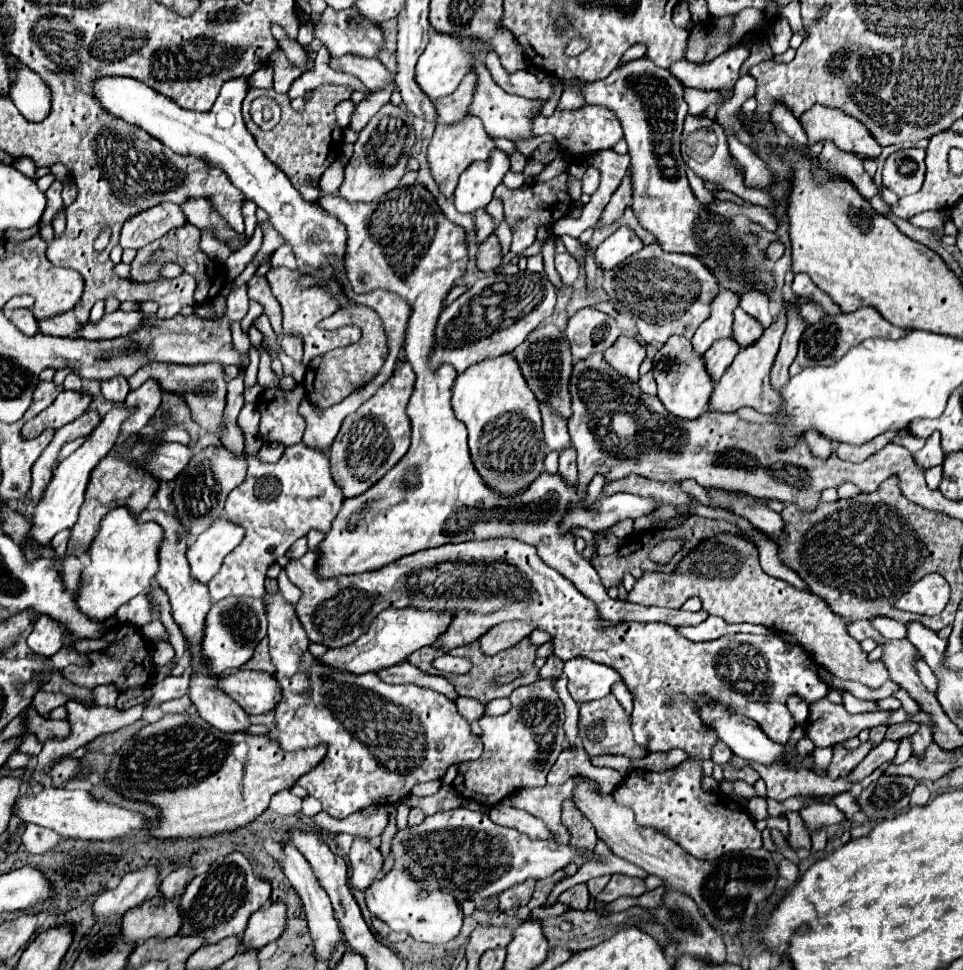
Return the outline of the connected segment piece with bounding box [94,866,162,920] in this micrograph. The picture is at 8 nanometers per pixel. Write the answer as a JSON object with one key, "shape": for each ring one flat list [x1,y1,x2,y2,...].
{"shape":[[146,866,136,872,128,872,114,890,102,892,94,902,96,920,108,920,124,916,126,910,146,902,158,894,160,870,156,866]]}

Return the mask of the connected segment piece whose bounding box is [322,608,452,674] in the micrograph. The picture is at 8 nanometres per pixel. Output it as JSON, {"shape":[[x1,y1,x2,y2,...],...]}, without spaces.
{"shape":[[406,608,406,610,382,610,368,626,366,634,360,636,356,642,352,642,348,648,334,648,328,650,322,656,324,666,336,666,340,670,346,670,350,674,366,674,380,670,388,666,396,666,408,656,424,646,432,646,452,624,452,612,442,610,418,610,418,608]]}

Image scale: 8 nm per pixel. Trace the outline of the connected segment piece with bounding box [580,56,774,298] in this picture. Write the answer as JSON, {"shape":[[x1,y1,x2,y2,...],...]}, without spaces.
{"shape":[[644,56,620,64,600,82,580,84,584,86,588,104,606,106,620,118,624,140,628,142,628,154,632,158,632,210,640,224,656,236,662,250,700,258,700,262,704,262,704,266,716,276,718,286,734,292,738,298,750,288,768,296,774,290,774,278,764,266,766,254,760,248,758,238,748,230,750,218,744,214,730,214,728,218,708,212,708,208,696,200,686,180,686,164,680,156,680,134,686,118,686,102,682,98,684,86,668,70,658,68,650,60,644,62]]}

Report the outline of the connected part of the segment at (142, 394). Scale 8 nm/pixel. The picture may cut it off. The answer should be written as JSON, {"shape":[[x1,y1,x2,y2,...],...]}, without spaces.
{"shape":[[148,380,144,382,138,390,132,390,126,400,124,406,126,408,134,408,134,412,122,422,120,426,120,434,122,436,134,436,140,434,140,430,152,420,152,416,156,414,158,406,162,400,162,390,156,386,156,382]]}

